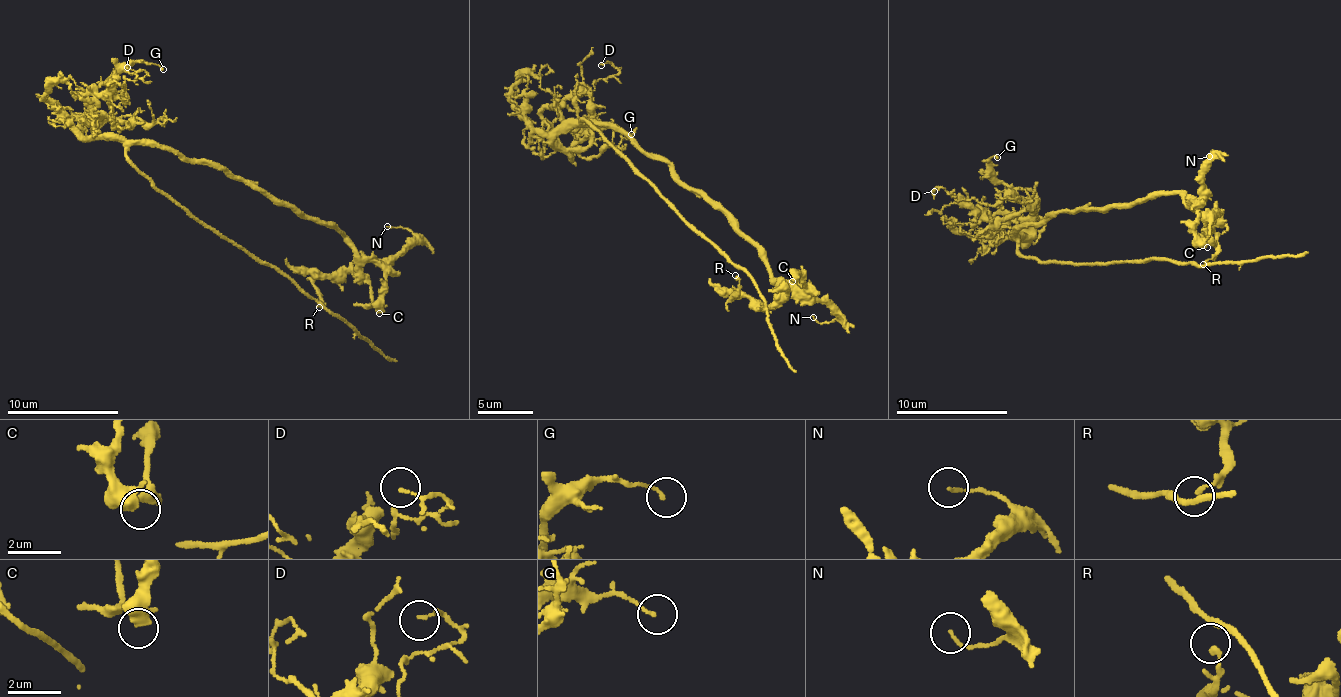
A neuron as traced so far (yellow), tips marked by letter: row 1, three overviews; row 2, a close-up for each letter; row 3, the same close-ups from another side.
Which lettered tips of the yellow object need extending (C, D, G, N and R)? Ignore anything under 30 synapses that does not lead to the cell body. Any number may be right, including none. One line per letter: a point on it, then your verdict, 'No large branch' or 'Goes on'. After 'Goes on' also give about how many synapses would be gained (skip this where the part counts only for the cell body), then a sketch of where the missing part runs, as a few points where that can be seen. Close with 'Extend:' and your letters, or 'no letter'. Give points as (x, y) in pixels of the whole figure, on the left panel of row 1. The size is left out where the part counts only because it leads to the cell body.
C: Place: (379, 313). No large branch
D: Place: (127, 67). No large branch
G: Place: (163, 69). No large branch
N: Place: (387, 226). No large branch
R: Place: (319, 307). No large branch
Extend: no letter

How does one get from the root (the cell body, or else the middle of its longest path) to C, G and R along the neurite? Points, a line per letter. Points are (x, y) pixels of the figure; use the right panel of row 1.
C: (1018, 245), (1015, 227), (1049, 213), (1125, 205), (1175, 191), (1196, 204), (1195, 235), (1207, 247)
G: (1018, 245), (1016, 238), (1031, 233), (1030, 218), (1037, 202), (1023, 200), (994, 175), (988, 158), (997, 157)
R: (1018, 245), (1015, 227), (1049, 213), (1170, 192), (1199, 212), (1216, 211), (1214, 255), (1203, 264)

